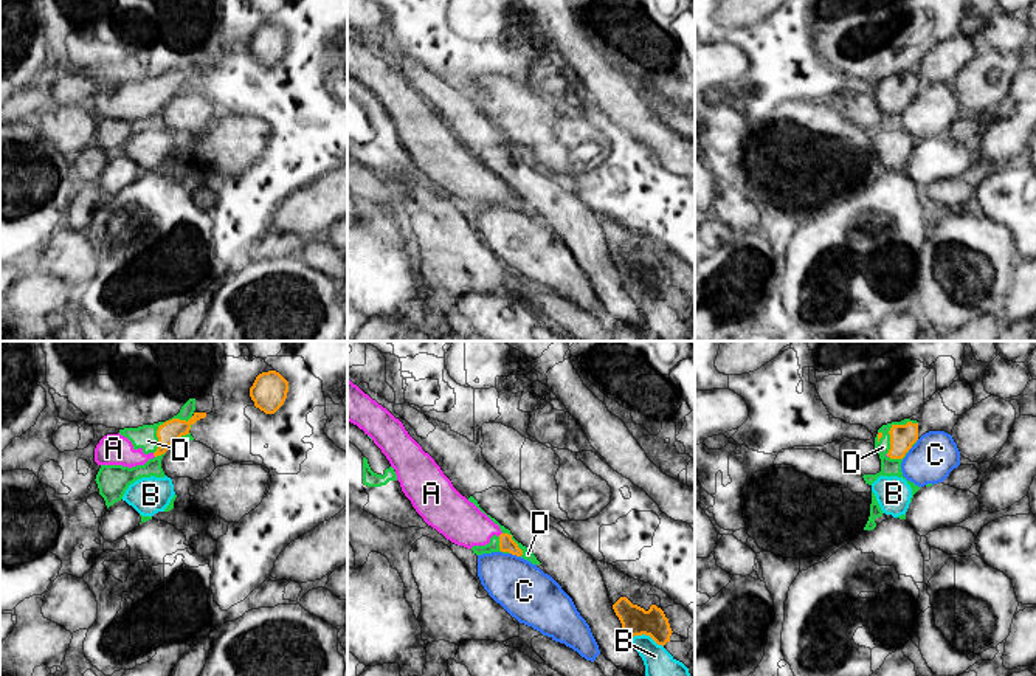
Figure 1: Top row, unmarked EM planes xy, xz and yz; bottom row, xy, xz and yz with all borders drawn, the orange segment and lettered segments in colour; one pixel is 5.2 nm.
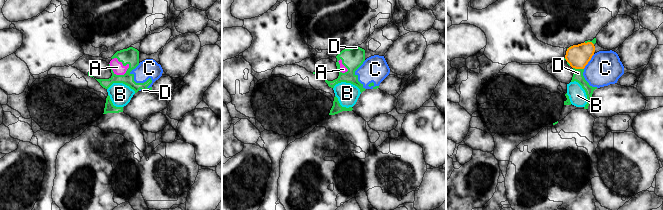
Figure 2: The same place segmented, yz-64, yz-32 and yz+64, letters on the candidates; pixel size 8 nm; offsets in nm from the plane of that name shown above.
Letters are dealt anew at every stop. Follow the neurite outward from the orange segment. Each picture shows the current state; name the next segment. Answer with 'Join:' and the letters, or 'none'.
Join: A

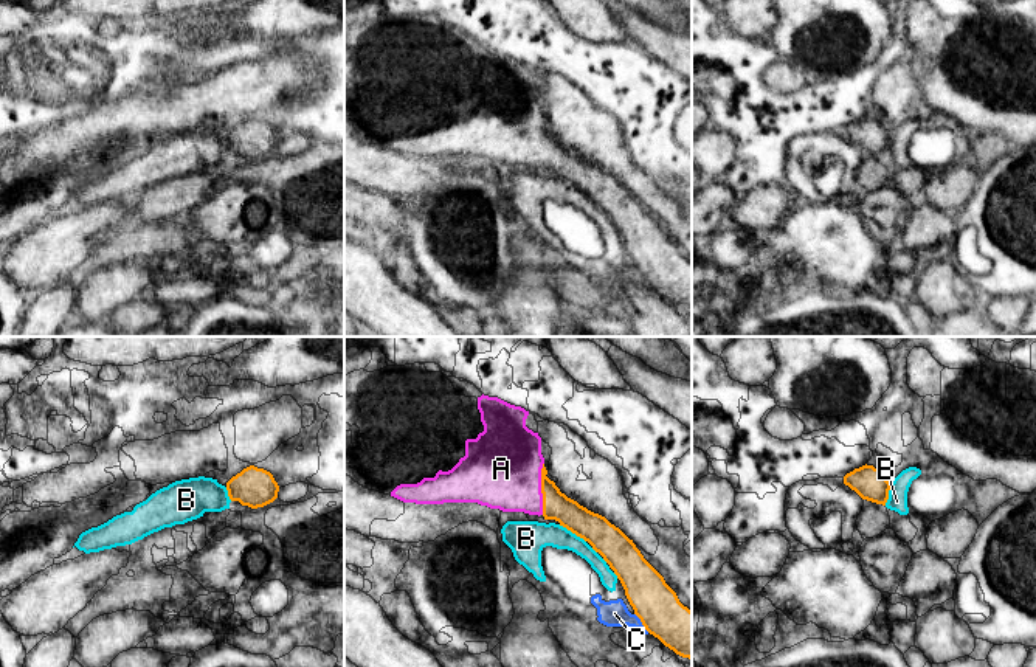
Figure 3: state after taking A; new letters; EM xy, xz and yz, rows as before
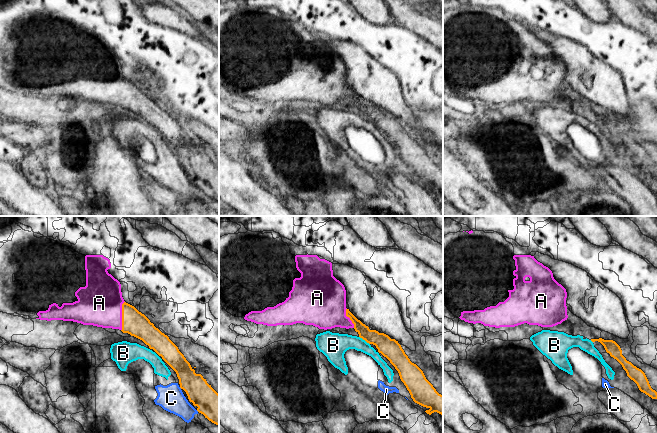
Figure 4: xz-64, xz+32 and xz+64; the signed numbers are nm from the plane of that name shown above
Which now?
Join: A

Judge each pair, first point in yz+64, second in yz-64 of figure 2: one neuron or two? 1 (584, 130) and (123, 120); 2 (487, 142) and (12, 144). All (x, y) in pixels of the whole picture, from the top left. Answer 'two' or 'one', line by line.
1: one
2: two

